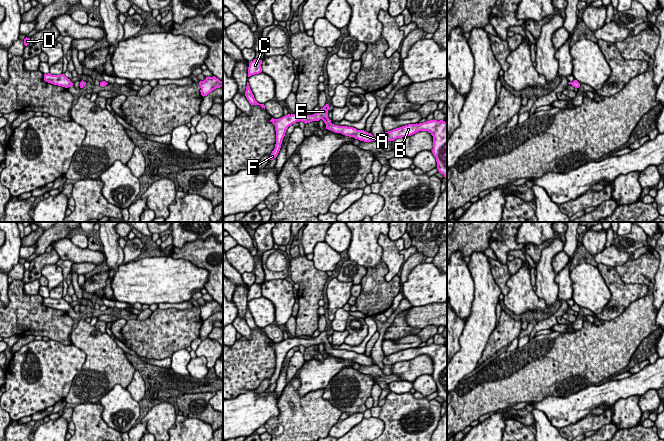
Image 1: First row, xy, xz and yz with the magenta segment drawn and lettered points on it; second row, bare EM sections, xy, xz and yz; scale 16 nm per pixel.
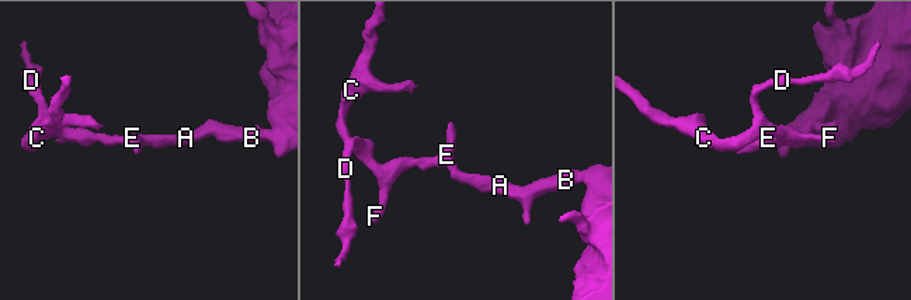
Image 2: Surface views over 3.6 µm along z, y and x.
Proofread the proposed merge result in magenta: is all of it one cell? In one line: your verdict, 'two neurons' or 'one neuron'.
one neuron

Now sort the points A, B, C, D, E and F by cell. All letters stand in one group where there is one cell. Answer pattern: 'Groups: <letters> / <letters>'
Groups: A B C D E F

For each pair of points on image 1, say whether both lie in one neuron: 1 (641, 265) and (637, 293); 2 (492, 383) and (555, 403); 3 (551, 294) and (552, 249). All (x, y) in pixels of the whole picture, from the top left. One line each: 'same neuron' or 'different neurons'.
1: different neurons
2: different neurons
3: same neuron

